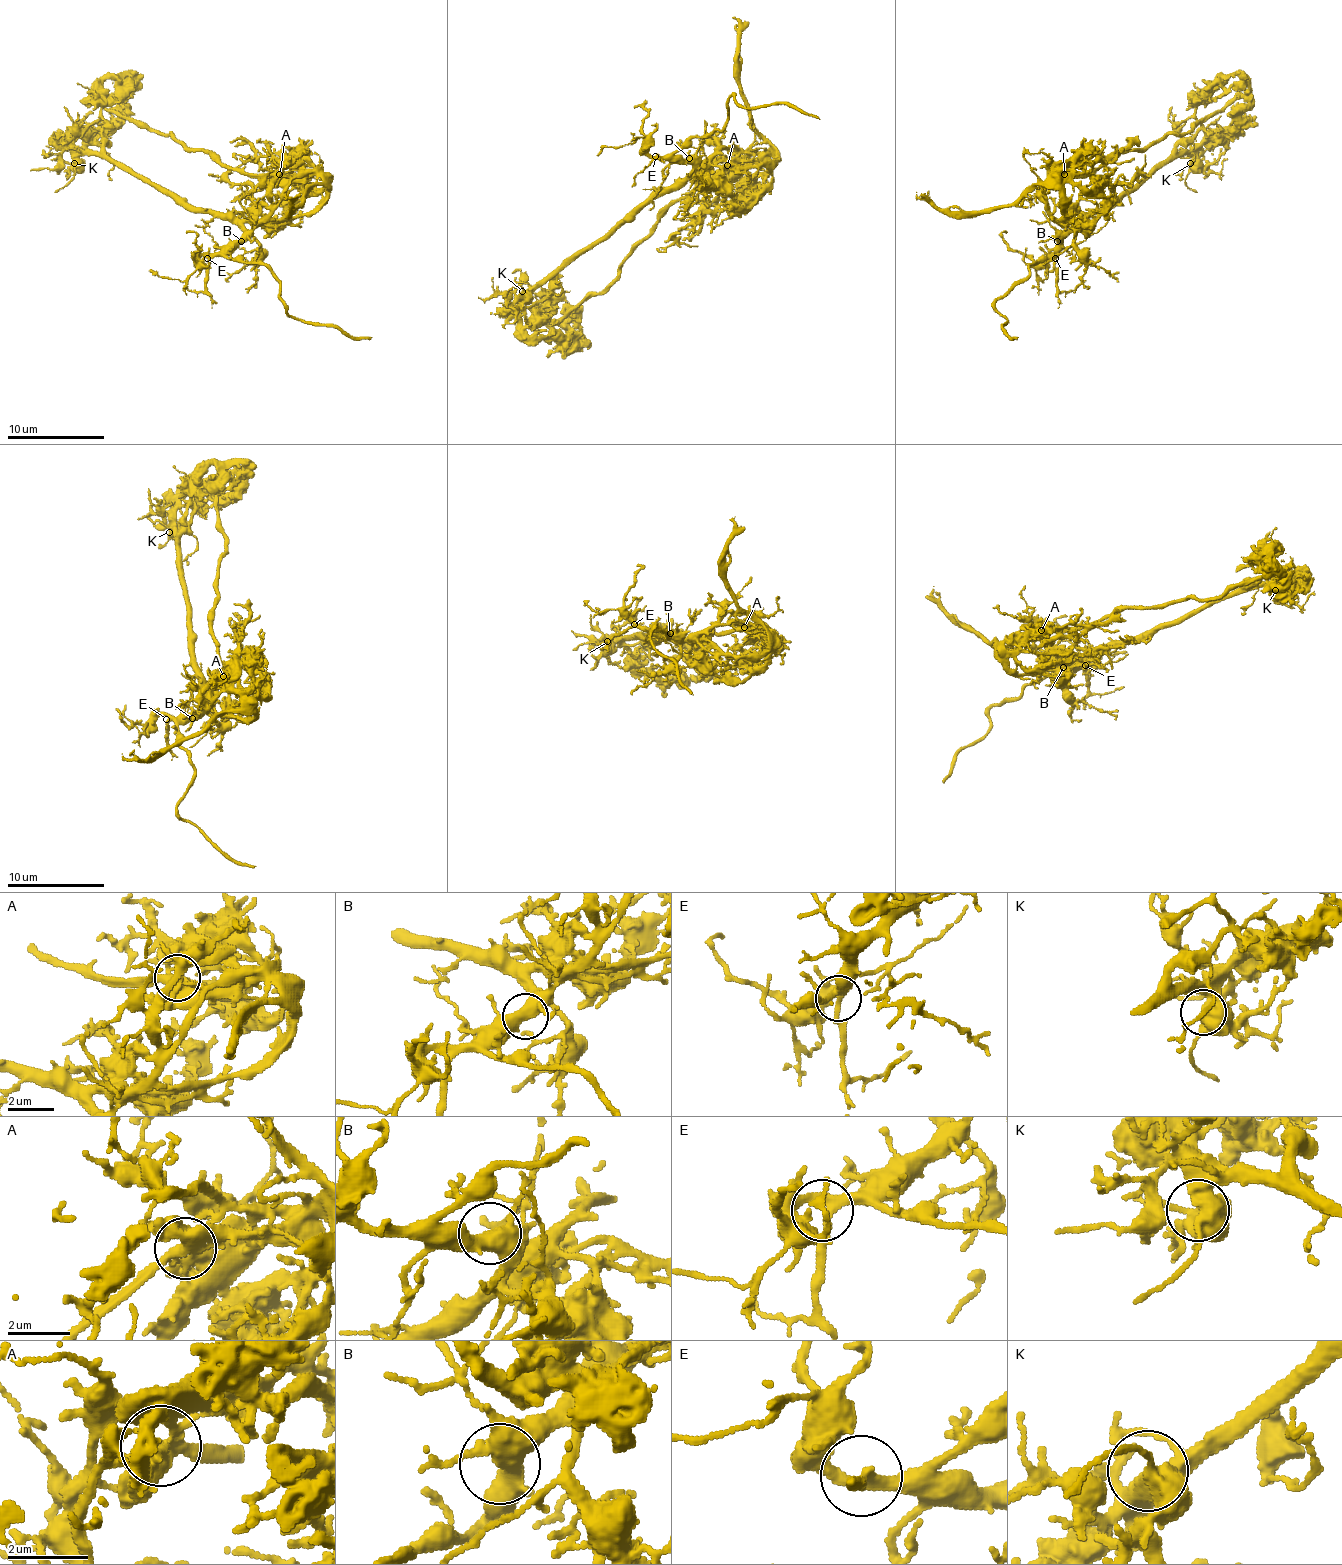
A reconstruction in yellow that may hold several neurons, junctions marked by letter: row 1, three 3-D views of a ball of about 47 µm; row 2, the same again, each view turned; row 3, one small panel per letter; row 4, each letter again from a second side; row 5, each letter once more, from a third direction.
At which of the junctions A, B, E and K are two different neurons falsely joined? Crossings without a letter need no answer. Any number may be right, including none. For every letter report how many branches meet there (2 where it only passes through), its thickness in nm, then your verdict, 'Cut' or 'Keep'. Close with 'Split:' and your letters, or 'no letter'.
A: Branches: 3. Thickness 400 nm. Cut
B: Branches: 3. Thickness 440 nm. Keep
E: Branches: 3. Thickness 260 nm. Keep
K: Branches: 4. Thickness 480 nm. Keep
Split: A

